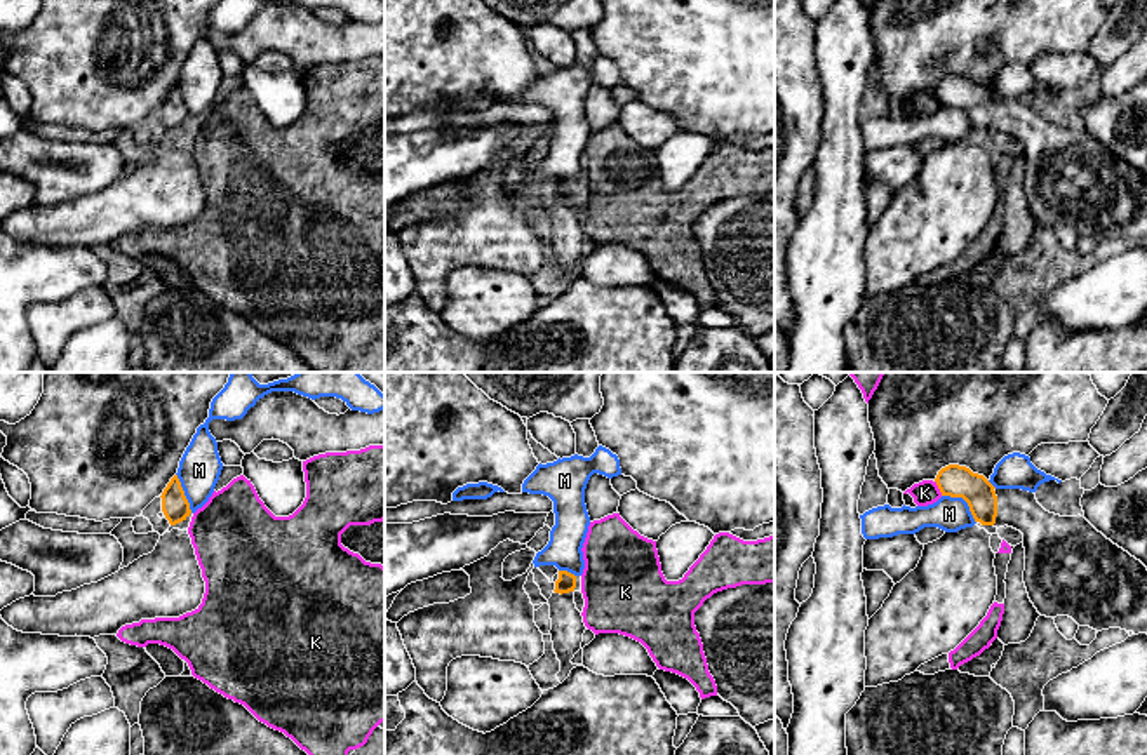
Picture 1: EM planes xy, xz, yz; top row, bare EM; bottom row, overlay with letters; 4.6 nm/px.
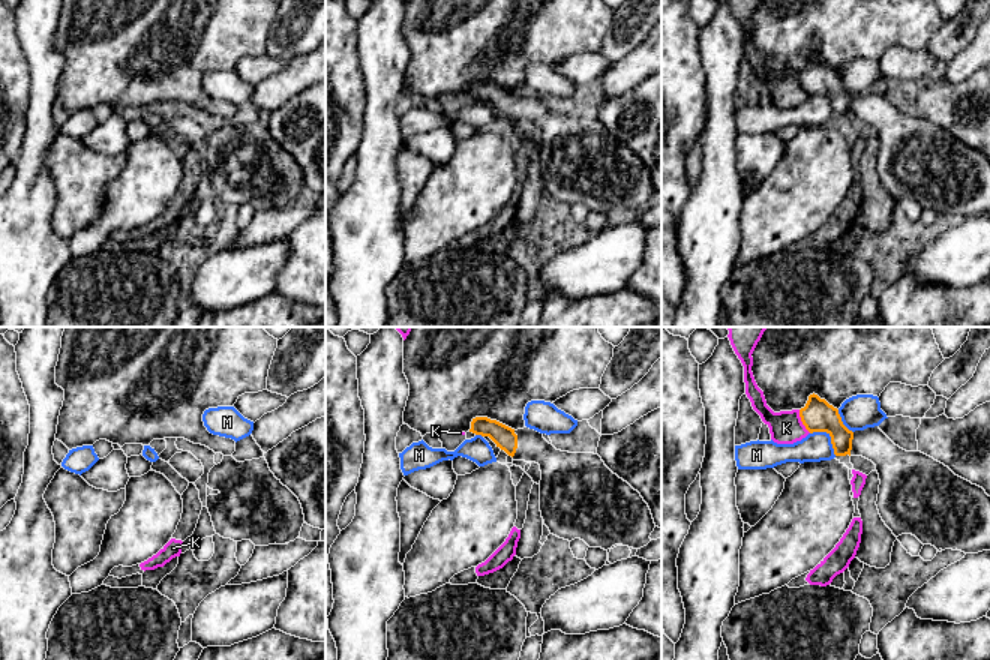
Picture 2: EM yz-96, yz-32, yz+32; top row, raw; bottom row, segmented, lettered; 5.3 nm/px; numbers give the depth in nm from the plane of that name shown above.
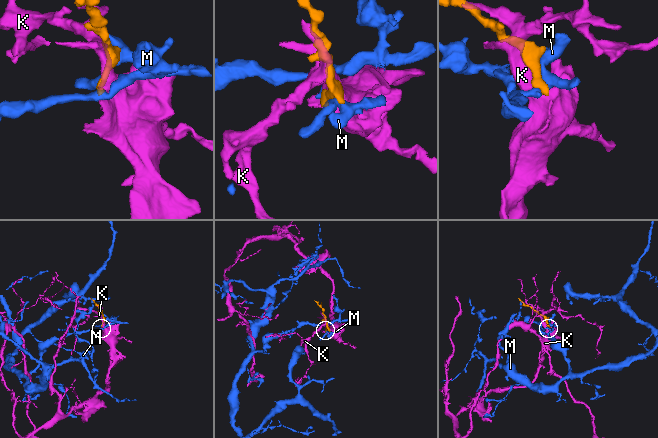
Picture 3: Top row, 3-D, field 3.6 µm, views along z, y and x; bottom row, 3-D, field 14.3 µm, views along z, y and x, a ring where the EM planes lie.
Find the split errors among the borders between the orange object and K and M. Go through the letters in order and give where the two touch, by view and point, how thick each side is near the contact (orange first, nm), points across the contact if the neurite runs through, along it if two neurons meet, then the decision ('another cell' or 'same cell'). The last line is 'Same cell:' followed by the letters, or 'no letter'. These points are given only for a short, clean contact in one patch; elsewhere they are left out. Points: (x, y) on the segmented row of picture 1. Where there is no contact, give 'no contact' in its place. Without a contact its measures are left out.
K: yz (939, 487) | 150/120 nm | another cell
M: yz (965, 500) | 150/160 nm | another cell
Same cell: no letter

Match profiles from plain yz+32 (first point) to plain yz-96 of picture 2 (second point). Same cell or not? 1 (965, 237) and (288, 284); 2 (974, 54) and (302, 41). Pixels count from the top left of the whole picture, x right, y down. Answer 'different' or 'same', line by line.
1: different
2: different

